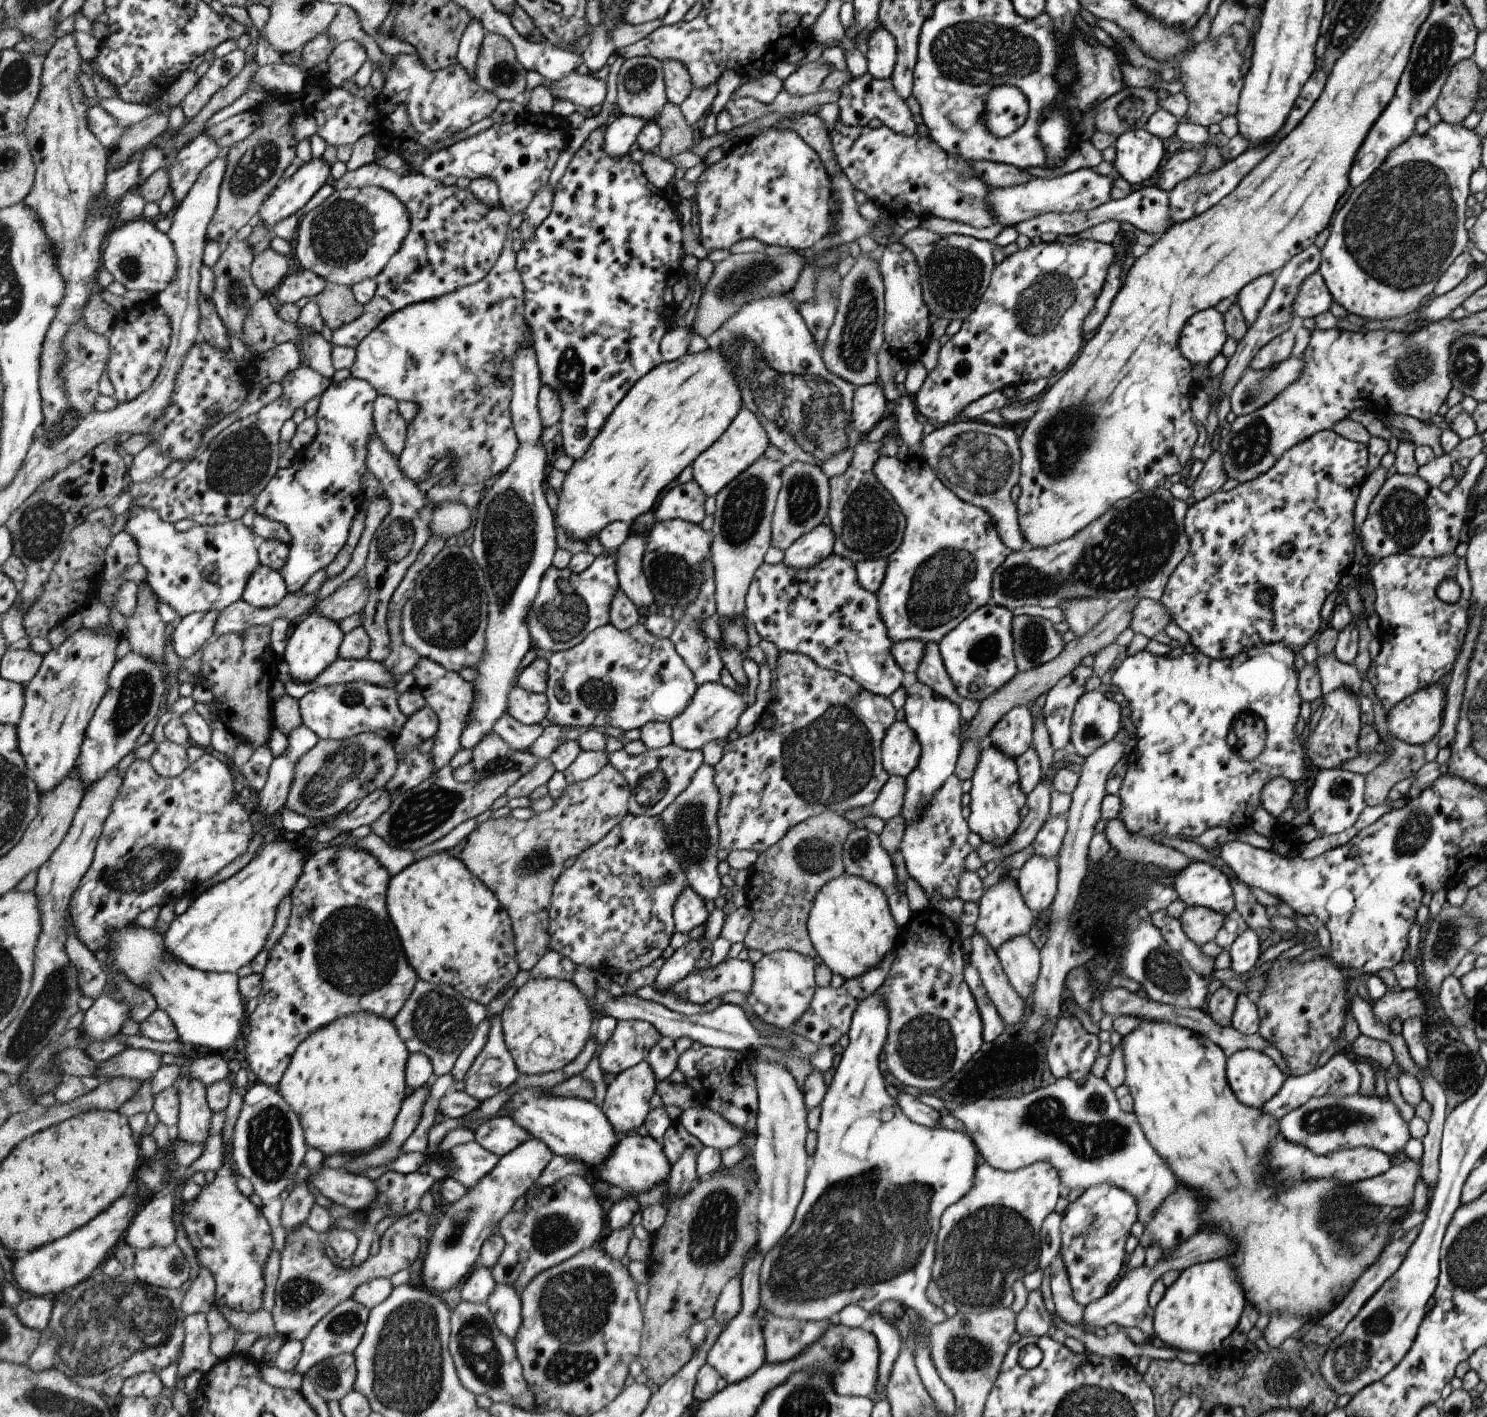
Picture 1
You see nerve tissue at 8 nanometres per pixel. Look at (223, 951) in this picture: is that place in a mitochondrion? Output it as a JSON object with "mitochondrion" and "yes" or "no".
{"mitochondrion":"yes"}

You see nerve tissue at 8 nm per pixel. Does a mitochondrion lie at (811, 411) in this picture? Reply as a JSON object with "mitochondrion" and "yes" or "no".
{"mitochondrion":"yes"}

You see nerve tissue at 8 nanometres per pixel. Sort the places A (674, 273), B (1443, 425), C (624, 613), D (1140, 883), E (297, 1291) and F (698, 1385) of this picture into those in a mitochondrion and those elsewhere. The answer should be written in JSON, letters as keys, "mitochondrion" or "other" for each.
{"A":"other","B":"other","C":"other","D":"mitochondrion","E":"mitochondrion","F":"other"}

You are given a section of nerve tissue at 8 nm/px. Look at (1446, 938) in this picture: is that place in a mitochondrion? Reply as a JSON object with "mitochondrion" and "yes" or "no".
{"mitochondrion":"yes"}

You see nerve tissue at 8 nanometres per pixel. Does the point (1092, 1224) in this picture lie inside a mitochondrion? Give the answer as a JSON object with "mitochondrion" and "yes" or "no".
{"mitochondrion":"yes"}

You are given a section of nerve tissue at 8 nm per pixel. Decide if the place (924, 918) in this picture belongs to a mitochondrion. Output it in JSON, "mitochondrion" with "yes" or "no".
{"mitochondrion":"no"}

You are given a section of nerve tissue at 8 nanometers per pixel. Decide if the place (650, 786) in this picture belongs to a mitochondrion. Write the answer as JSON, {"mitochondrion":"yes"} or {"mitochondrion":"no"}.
{"mitochondrion":"yes"}

